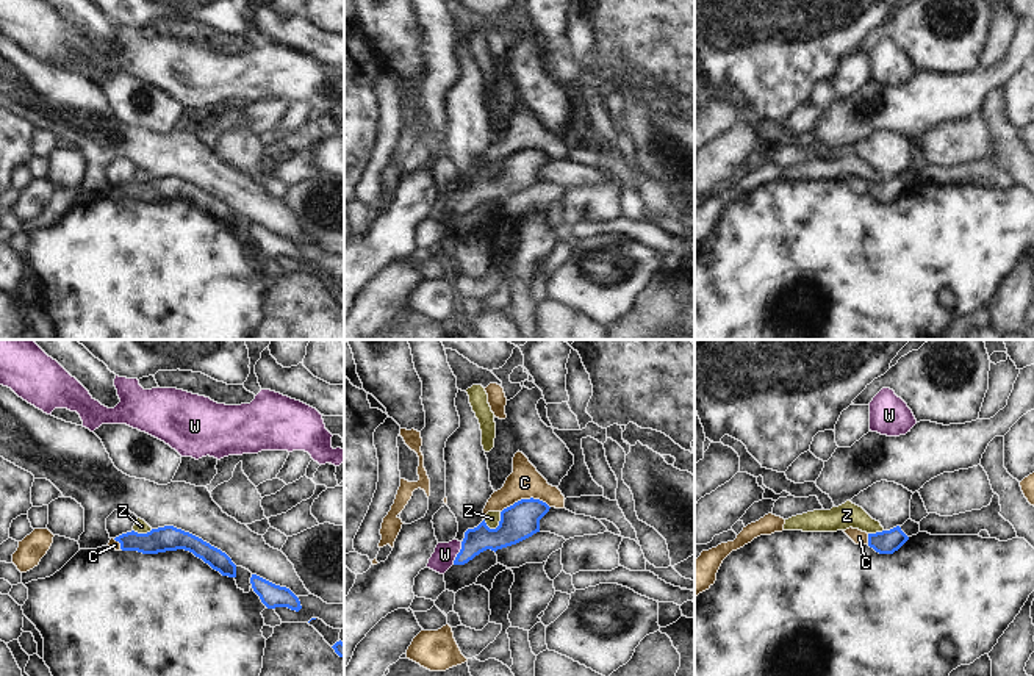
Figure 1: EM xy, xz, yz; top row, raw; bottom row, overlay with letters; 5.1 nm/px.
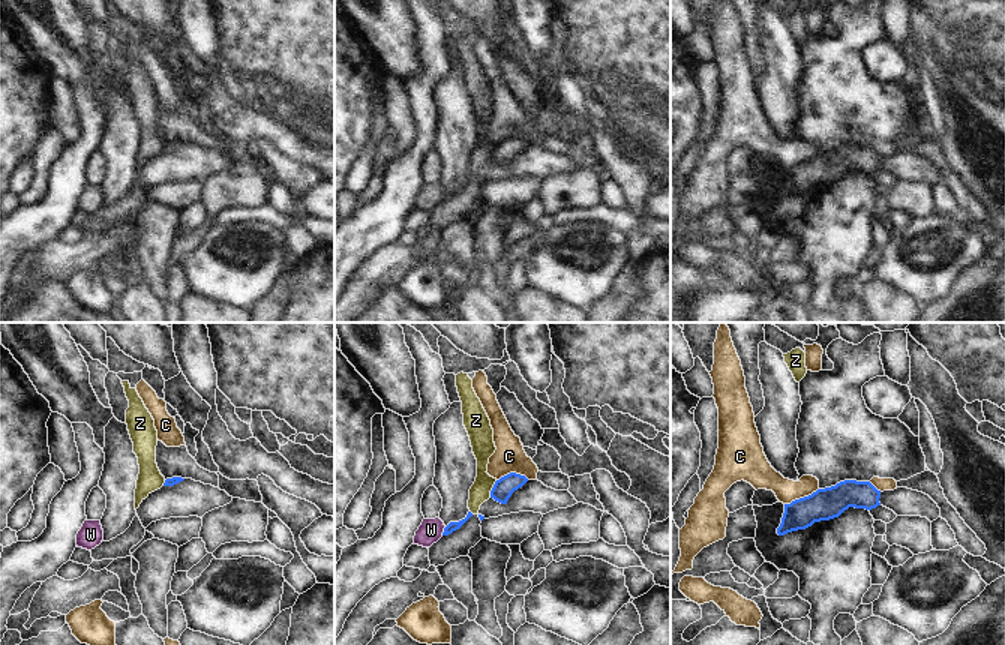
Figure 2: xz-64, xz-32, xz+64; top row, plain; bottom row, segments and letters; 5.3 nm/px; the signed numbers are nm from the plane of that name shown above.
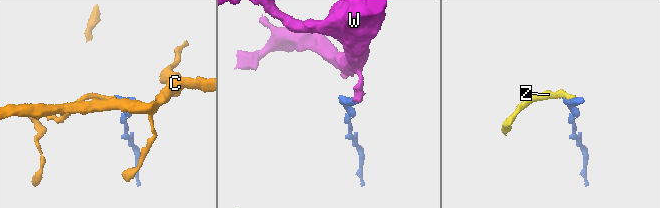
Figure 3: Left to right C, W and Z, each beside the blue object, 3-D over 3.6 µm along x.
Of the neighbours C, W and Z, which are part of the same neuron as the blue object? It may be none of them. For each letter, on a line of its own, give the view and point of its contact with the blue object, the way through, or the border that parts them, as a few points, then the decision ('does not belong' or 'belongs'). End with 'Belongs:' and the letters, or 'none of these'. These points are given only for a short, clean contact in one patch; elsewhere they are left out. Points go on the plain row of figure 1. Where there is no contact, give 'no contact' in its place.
C: meets blue in xz at (524, 149); does not belong
W: meets blue in xz at (459, 202); runs through xz (476, 190), (459, 202), (445, 204); belongs
Z: meets blue in xz at (499, 172); border along xz (501, 161), (499, 172), (490, 179); does not belong
Belongs: W

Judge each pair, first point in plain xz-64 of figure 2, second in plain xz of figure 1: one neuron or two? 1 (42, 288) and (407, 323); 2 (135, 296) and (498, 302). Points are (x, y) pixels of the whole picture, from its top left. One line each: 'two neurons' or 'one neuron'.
1: one neuron
2: two neurons

